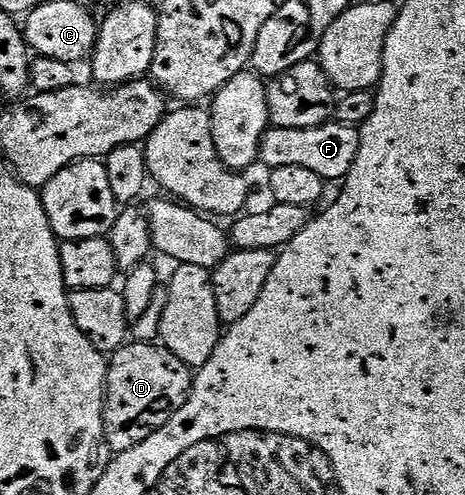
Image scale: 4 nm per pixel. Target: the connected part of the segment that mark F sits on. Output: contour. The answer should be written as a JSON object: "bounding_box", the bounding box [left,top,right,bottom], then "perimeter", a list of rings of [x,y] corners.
{"bounding_box":[259,123,359,182],"perimeter":[[[328,123],[321,127],[294,129],[293,127],[268,128],[261,139],[259,161],[267,164],[268,170],[277,167],[306,167],[321,175],[324,182],[342,182],[349,175],[359,150],[359,129],[354,125]]]}

